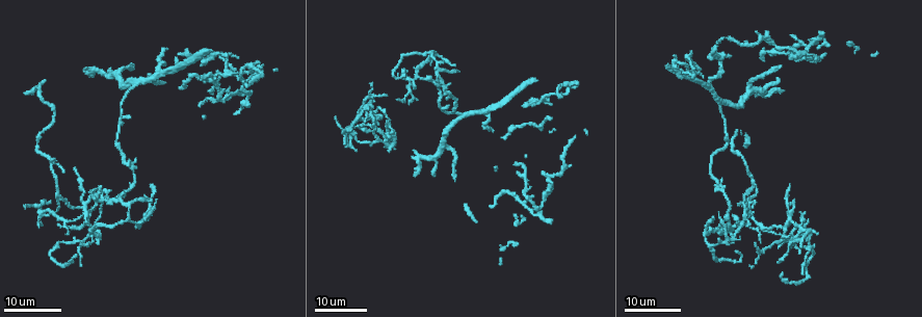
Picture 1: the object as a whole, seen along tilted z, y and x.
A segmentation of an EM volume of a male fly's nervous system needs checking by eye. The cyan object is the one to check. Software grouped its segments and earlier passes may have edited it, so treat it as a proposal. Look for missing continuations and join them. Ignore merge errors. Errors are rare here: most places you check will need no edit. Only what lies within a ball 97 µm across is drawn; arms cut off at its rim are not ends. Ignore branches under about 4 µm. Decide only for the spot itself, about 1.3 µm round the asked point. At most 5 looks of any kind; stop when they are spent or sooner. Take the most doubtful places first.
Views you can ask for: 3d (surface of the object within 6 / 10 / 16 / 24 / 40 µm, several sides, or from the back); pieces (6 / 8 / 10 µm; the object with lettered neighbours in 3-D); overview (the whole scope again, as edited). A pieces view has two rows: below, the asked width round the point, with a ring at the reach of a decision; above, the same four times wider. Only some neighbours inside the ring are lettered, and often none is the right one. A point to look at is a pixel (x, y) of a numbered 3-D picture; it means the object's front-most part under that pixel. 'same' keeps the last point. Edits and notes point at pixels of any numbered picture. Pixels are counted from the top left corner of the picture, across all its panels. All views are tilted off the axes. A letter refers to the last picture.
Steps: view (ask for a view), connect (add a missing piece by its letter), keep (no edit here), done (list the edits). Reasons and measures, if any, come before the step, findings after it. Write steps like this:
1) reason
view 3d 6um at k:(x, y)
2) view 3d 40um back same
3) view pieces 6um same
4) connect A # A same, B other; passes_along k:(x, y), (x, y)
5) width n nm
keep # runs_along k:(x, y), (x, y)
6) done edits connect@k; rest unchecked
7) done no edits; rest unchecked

tapers out
view 3d 16um at 1:(372, 125)

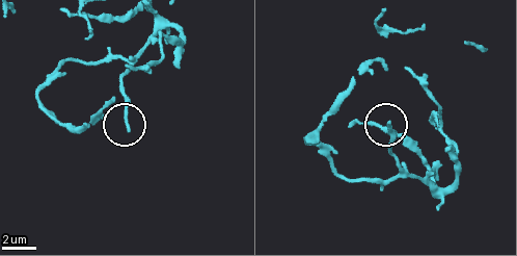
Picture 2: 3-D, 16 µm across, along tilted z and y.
view pieces 10um at 2:(390, 124)

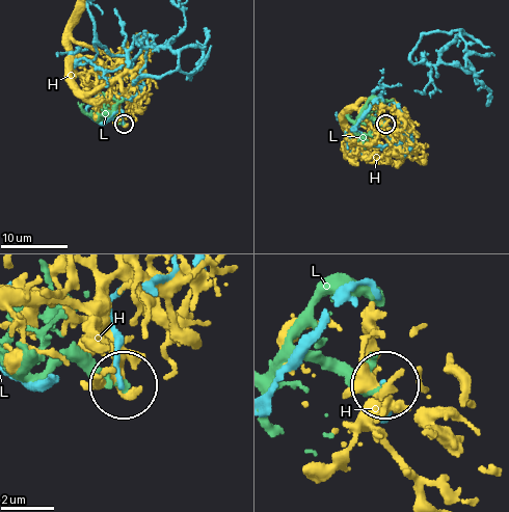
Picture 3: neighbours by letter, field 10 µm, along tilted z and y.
keep # H other, L other; none of them fits

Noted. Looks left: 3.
free end
view 3d 24um at 1:(751, 213)

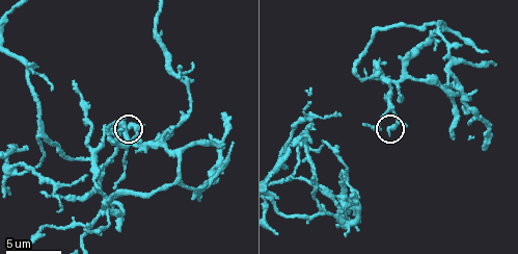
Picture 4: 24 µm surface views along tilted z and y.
view pieces 8um at 4:(387, 133)

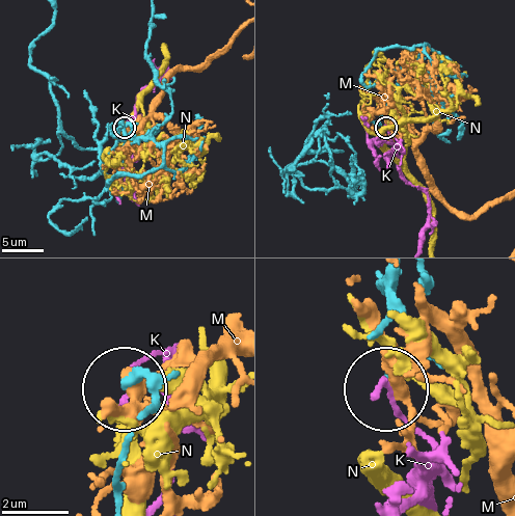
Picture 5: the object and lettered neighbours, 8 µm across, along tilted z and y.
keep # K other, M other, N other; none of them fits

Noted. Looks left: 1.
free end
view pieces 6um at 4:(472, 137)

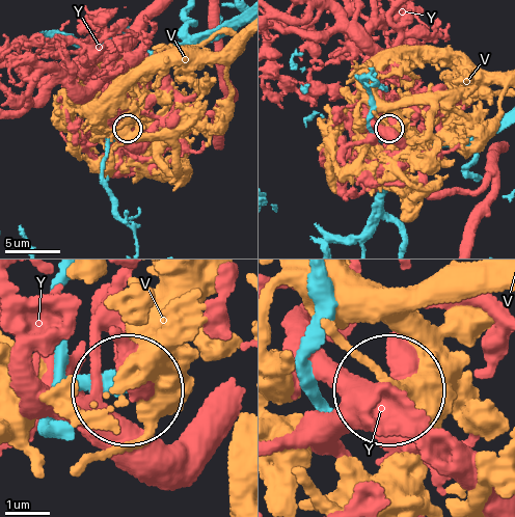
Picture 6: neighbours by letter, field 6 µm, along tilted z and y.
width 330 nm
keep # V other, Y other; no lettered piece goes on from it

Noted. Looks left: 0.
done no edits; rest unchecked

